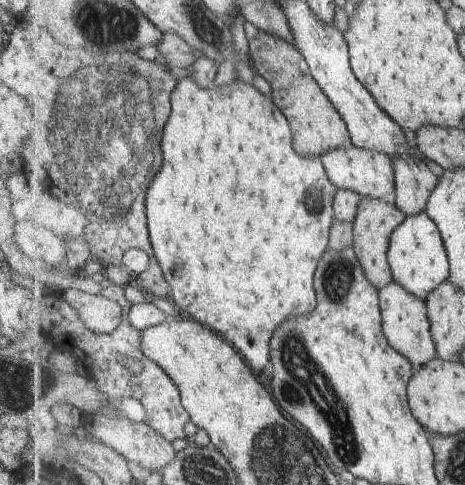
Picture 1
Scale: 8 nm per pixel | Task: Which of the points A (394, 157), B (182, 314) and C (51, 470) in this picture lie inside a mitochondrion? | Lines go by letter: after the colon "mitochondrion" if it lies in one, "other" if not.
A: other
B: other
C: other

